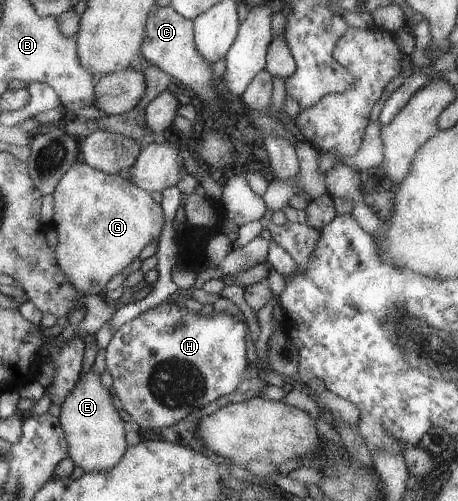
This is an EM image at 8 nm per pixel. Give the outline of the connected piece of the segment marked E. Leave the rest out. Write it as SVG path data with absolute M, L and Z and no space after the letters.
M94 369L83 375L81 372L80 379L61 404L59 416L69 446L69 457L75 466L84 468L85 473L111 469L128 448L124 421L114 406L112 390L102 384L100 376Z

